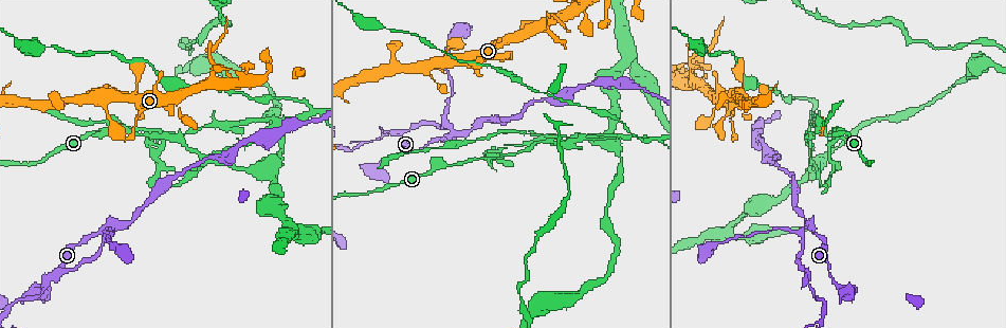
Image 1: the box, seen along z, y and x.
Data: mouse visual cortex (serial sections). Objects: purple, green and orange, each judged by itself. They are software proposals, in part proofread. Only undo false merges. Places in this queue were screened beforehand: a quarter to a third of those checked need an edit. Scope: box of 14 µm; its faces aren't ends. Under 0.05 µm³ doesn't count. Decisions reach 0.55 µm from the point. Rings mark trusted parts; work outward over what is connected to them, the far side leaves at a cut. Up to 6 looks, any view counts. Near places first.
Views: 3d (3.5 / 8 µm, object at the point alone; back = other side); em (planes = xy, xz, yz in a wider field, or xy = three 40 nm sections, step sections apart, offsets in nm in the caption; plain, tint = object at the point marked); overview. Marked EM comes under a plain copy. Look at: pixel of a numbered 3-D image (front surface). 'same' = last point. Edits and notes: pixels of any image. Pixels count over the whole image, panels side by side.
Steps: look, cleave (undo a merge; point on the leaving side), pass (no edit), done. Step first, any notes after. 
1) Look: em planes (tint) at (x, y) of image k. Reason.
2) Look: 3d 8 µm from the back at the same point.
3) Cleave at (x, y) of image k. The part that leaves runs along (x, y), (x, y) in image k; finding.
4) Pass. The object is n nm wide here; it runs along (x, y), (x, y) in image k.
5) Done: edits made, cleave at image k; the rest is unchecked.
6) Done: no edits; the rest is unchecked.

Look: 3d 3.5 µm at (831, 131) of image 1. Three arms meet.

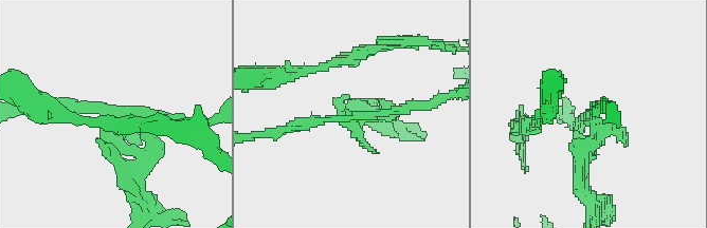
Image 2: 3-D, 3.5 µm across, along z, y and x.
Look: em planes (tint) at (103, 110) of image 2. Need the tissue.

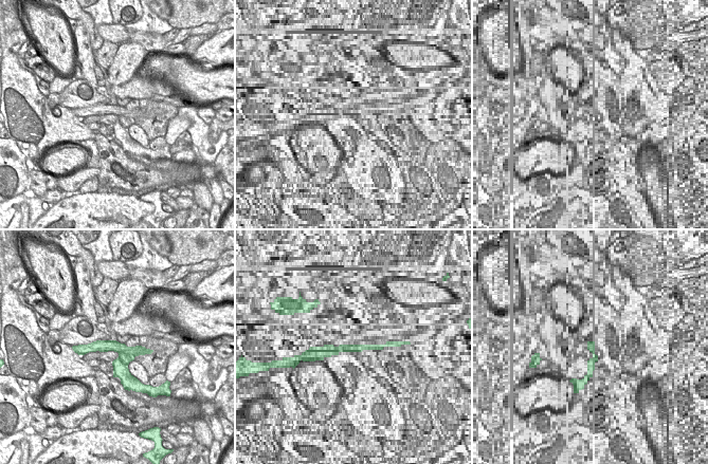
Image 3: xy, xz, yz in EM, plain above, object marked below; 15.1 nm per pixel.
Cleave at (105, 146) of image 2. A border runs along (119, 352), (125, 352), (133, 357) in image 3; two cells meet here.

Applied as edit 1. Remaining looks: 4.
Look: overview. See it whole again.

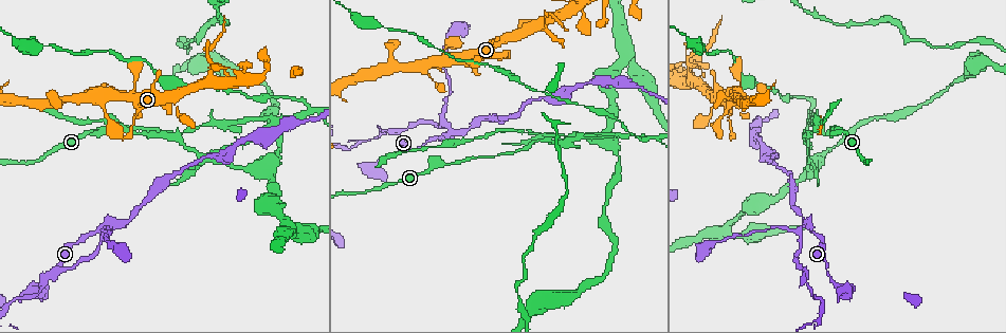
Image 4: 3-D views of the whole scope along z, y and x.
Look: 3d 3.5 µm at (691, 79) of image 4. Small branch off a trunk.

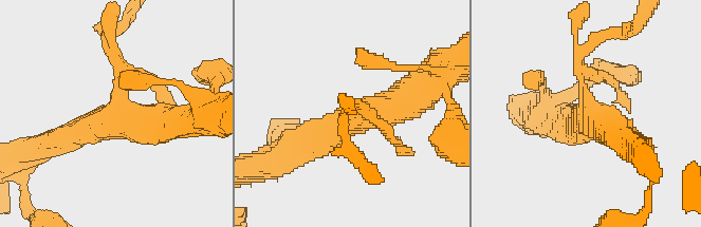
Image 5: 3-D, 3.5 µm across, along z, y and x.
Look: em planes (tint) at (122, 122) of image 5. Now the EM.

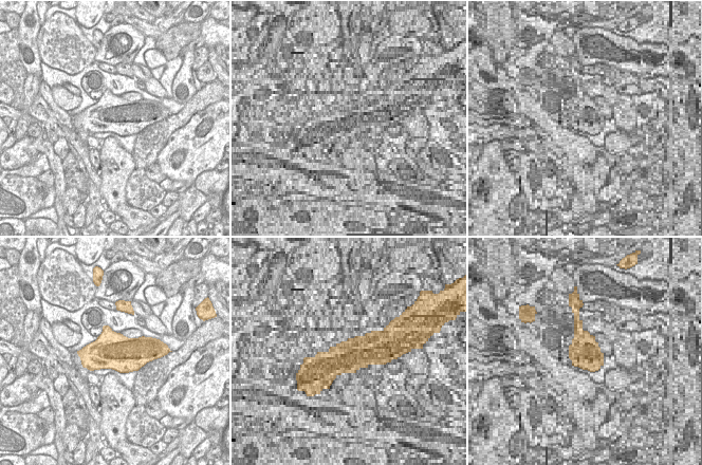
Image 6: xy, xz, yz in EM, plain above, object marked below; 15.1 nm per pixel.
Pass. The object is 550 nm wide here; it runs along (298, 149), (425, 89) in image 5; all the same cell.

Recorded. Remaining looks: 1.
Done: edits made, cleave at image 2; the rest is unchecked.

